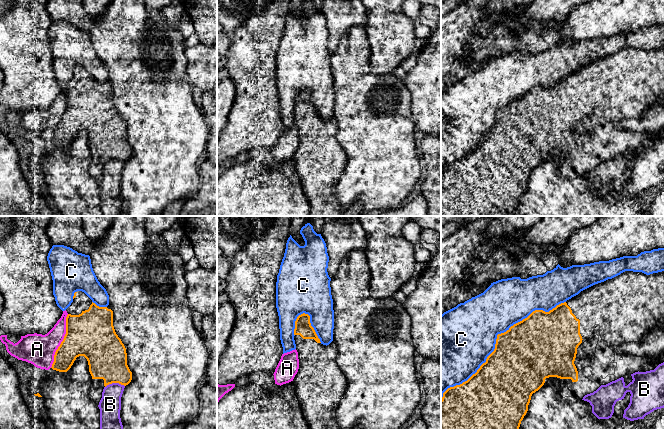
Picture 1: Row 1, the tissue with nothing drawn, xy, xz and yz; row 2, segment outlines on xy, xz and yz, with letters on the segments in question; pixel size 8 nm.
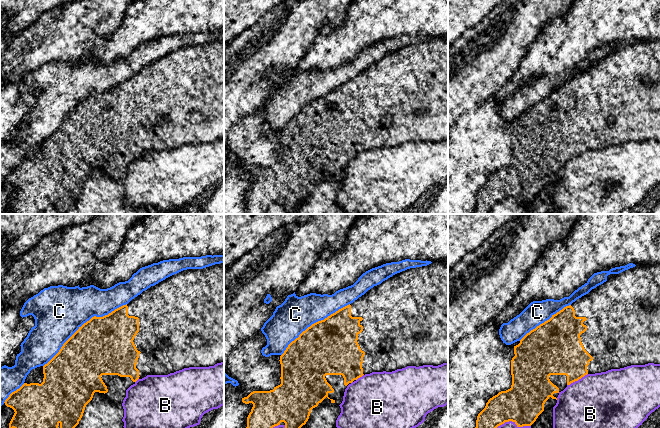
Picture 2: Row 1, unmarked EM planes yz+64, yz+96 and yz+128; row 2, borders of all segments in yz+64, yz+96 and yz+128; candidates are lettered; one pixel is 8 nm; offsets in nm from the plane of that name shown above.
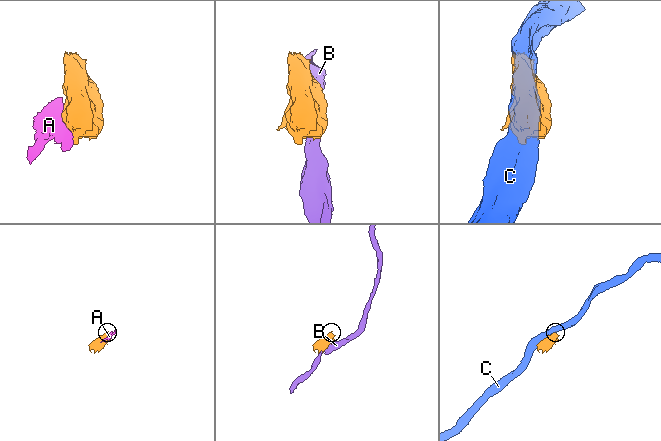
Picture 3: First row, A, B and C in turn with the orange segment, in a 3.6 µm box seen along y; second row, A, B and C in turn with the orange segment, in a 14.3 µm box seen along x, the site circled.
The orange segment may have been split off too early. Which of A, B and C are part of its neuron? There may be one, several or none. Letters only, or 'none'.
none

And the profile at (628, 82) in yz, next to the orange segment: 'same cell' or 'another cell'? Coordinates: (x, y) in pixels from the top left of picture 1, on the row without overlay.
same cell

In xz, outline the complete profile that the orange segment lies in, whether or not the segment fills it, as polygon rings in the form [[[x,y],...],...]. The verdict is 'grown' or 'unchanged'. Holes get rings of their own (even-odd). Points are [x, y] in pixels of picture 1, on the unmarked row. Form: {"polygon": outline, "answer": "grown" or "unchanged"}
{"polygon": [[[305,89],[296,95],[294,111],[299,145],[293,159],[302,190],[310,204],[310,216],[342,216],[336,185],[346,167],[347,155],[336,138],[337,122],[333,117],[327,122],[320,118],[311,102],[310,92]]], "answer": "grown"}

